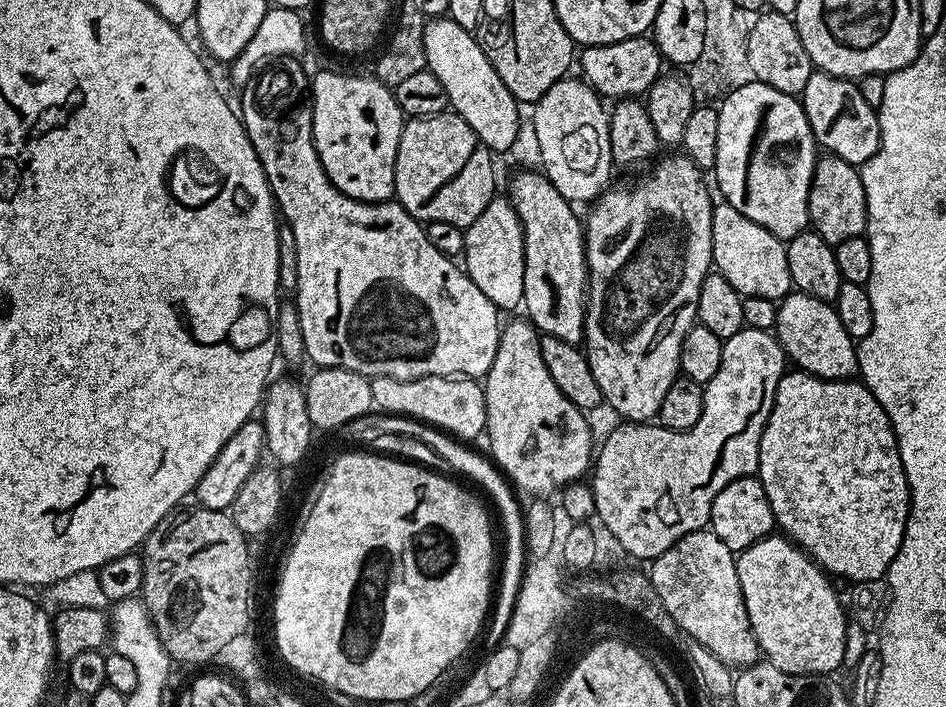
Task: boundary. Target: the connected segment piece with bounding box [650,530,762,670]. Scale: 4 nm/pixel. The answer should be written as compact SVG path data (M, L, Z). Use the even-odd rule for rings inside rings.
M710 530L686 534L678 542L674 542L670 550L651 561L650 575L654 590L658 590L658 598L662 598L662 606L666 606L677 629L681 633L685 632L689 641L706 646L706 650L710 650L714 658L733 670L749 668L761 659L762 653L748 617L742 586L738 582L736 556L726 546L726 542L722 542L722 538L718 538Z

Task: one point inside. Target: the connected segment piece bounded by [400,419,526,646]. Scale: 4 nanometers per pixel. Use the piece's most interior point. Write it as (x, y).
(458, 455)

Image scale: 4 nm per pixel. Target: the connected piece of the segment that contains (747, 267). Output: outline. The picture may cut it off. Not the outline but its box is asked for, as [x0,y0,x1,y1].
[712,202,793,302]

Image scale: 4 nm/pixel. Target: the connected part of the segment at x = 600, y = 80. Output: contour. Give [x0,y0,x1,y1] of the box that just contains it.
[578,35,662,98]

